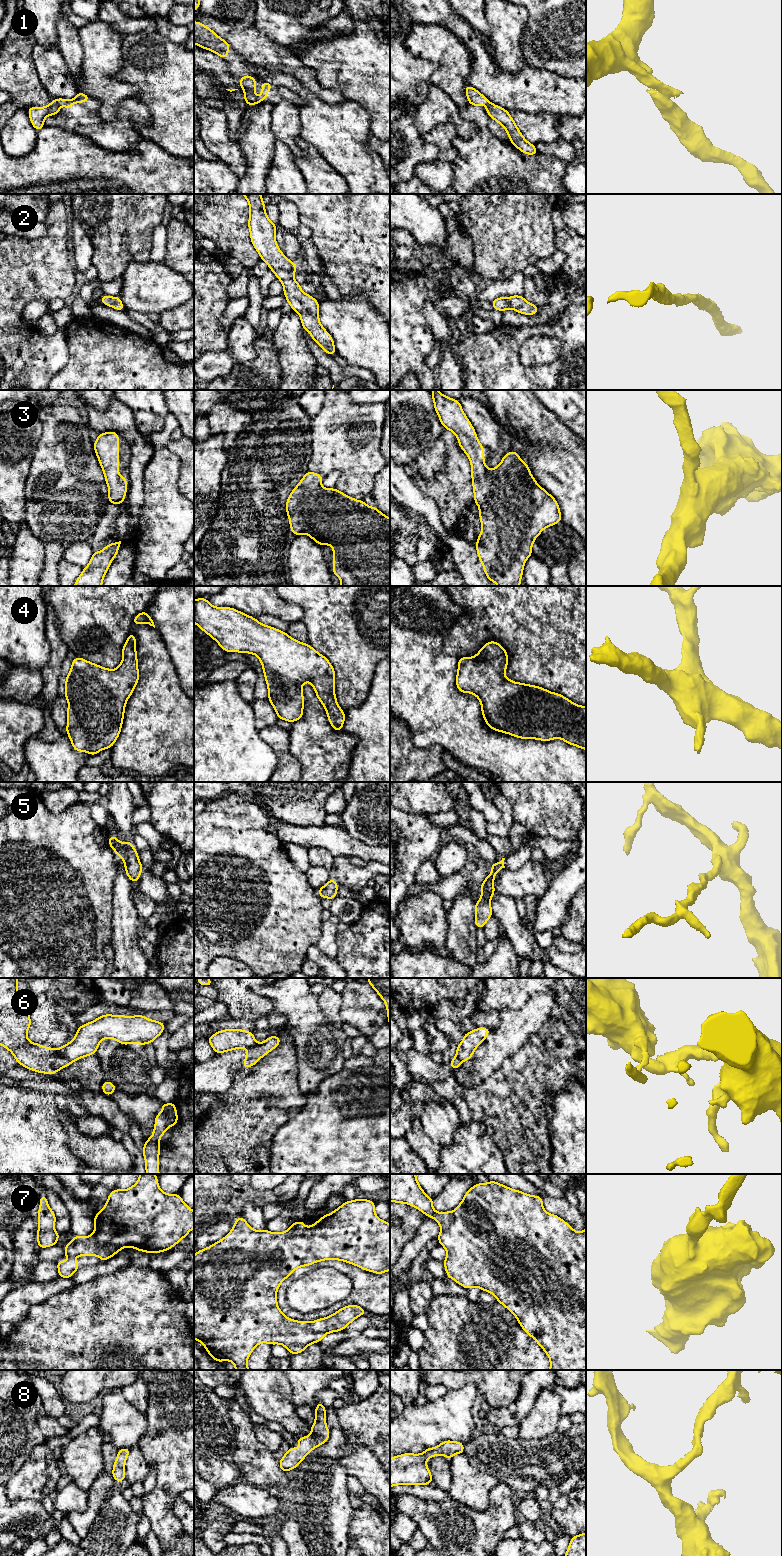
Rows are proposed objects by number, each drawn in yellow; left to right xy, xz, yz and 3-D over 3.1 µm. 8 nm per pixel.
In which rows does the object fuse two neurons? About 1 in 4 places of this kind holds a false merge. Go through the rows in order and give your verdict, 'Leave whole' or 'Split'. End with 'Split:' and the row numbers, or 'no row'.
1: Split
2: Leave whole
3: Leave whole
4: Leave whole
5: Leave whole
6: Split
7: Leave whole
8: Leave whole
Split: 1, 6

